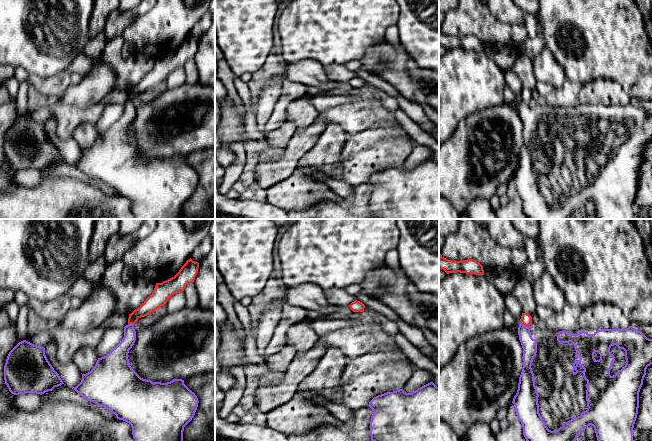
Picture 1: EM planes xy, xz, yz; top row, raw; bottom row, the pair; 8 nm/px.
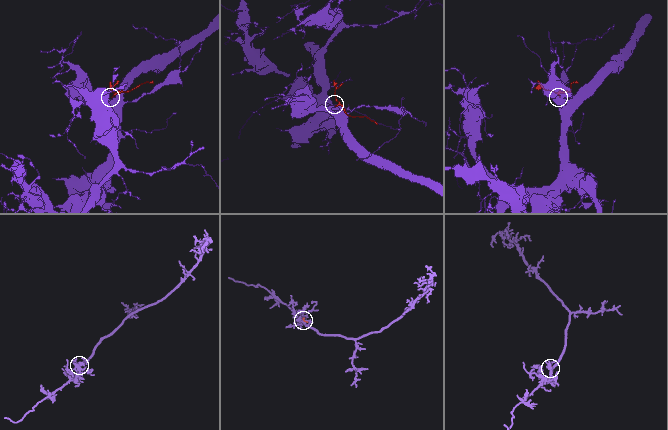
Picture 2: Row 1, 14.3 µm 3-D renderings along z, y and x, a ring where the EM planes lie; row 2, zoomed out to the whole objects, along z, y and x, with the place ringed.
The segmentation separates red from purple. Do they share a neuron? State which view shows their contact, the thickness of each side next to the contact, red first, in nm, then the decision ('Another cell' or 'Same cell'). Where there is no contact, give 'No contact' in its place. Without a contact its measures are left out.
Touches red in yz. Thickness 90 nm (red) against 120 nm. Same cell

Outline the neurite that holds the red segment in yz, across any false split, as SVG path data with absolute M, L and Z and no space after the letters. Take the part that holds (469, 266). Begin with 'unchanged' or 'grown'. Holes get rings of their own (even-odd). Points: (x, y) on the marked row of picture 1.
unchanged | M439 252L439 269L449 273L466 273L475 275L484 275L483 266L473 259L463 261L452 261L444 258Z

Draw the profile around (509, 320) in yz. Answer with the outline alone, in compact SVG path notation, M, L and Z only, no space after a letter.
M505 309L504 311L504 325L511 327L511 326L517 326L519 327L518 323L516 322L516 320L514 319L514 317L511 315L511 313Z

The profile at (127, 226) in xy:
M121 219L118 233L121 236L136 234L144 220L145 219Z

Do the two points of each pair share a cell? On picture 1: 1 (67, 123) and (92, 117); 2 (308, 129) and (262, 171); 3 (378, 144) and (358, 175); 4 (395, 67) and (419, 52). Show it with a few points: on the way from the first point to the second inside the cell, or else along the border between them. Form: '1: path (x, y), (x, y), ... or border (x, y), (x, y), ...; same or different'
1: path (73, 117), (86, 117); same
2: path (296, 142), (294, 151), (275, 170); same
3: path (370, 152), (358, 164), (358, 167); same
4: border (400, 44), (419, 66), (428, 69); different

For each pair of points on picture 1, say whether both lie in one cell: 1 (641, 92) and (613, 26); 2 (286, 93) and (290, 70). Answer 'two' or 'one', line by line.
1: one
2: two

